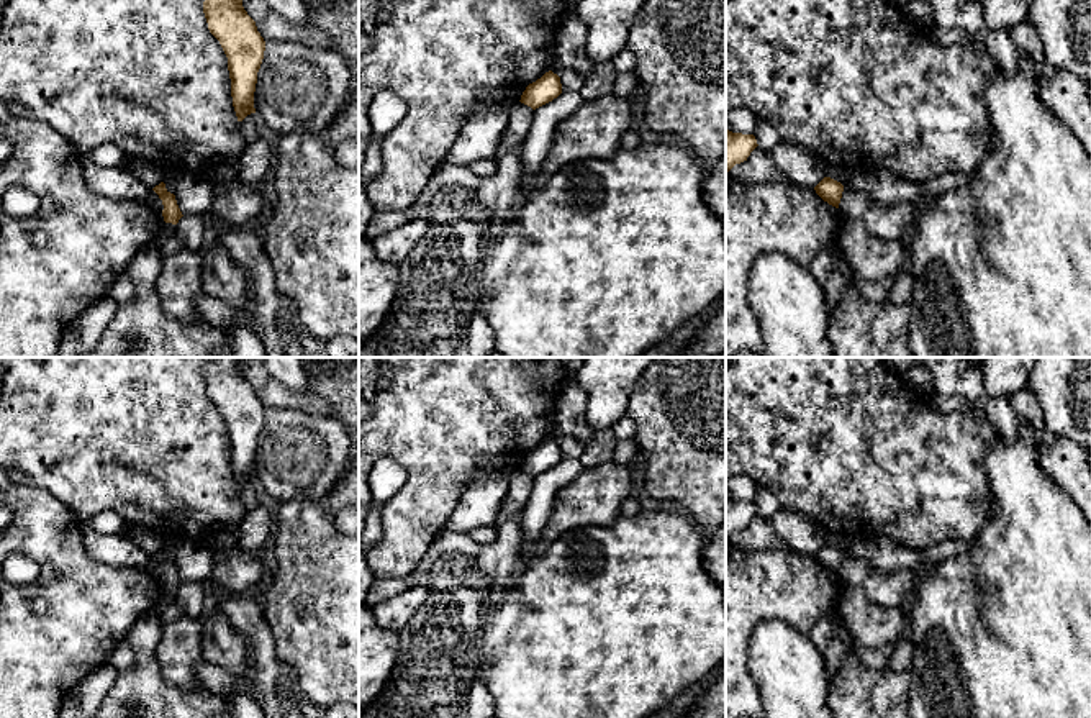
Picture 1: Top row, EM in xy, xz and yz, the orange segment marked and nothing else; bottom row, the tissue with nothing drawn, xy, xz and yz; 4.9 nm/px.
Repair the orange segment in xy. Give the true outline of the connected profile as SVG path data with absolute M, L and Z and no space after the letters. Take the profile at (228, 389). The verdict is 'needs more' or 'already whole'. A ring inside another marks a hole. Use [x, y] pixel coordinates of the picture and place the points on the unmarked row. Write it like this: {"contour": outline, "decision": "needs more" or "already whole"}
{"contour": "M215 357L203 369L203 380L228 425L233 474L238 489L242 489L256 480L254 459L265 408L242 374L241 357Z", "decision": "already whole"}

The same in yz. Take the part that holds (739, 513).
{"contour": "M726 497L726 539L729 539L736 531L747 528L757 513L754 502L732 500Z", "decision": "already whole"}

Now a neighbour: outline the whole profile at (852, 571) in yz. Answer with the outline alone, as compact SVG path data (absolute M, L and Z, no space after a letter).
M844 554L839 579L847 587L860 587L863 579L870 574L871 566L865 557L850 557Z

